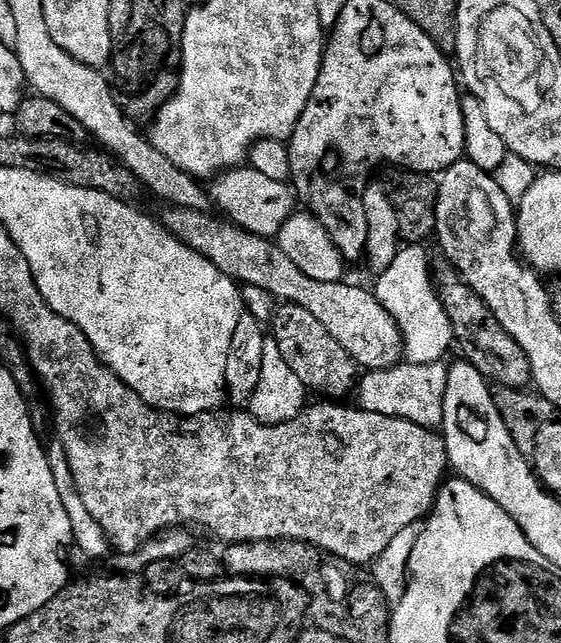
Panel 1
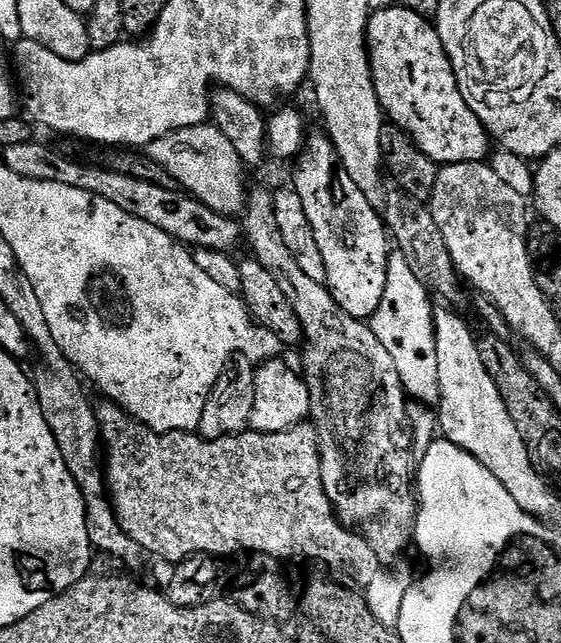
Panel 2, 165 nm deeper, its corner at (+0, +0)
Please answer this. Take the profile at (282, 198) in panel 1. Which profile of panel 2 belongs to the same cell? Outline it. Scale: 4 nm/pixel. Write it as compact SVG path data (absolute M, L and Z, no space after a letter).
M205 122L198 126L174 130L150 142L146 146L146 154L154 162L158 162L158 166L162 166L162 170L166 170L166 174L170 174L170 178L174 178L174 182L192 199L210 206L210 210L233 218L243 213L246 203L246 166L238 158L233 144L215 124Z

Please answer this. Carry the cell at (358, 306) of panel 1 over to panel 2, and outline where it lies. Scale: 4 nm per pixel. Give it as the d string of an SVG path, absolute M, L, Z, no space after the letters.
M35 139L3 149L2 158L6 166L10 166L10 170L14 170L14 174L19 174L21 178L34 178L38 182L58 182L62 186L74 186L78 190L98 194L98 198L114 202L114 206L126 210L126 214L134 214L134 218L142 218L150 222L150 226L158 226L158 230L170 234L189 249L205 248L231 253L232 248L242 244L242 224L239 219L210 210L210 206L192 199L183 190L166 190L162 186L130 178L130 174L117 172L112 166L94 168L88 164L79 164L68 156L59 156L54 149L38 144Z

